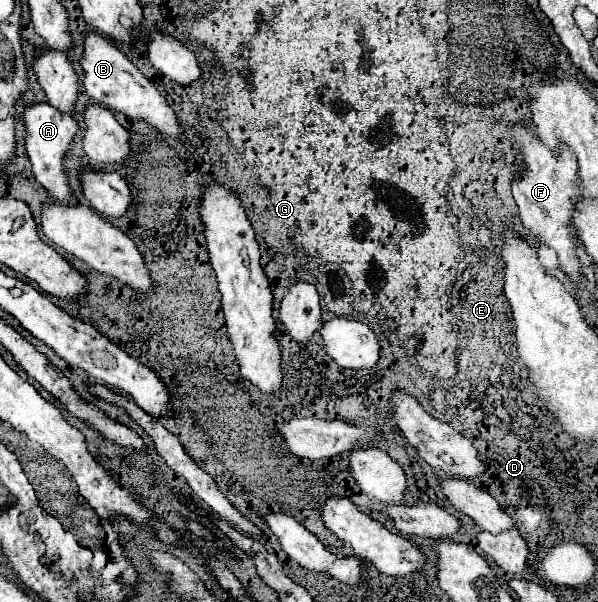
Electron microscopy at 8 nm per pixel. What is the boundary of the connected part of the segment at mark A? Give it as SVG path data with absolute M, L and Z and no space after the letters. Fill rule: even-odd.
M47 102L25 104L23 122L25 122L25 152L27 152L29 162L33 166L35 178L49 190L49 194L55 200L59 200L63 204L71 202L71 188L67 182L67 174L63 170L63 156L69 150L69 144L71 144L75 132L79 130L77 122L69 114L55 110Z

